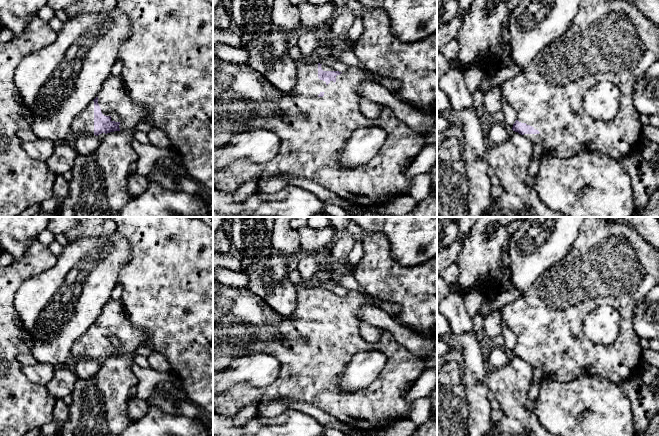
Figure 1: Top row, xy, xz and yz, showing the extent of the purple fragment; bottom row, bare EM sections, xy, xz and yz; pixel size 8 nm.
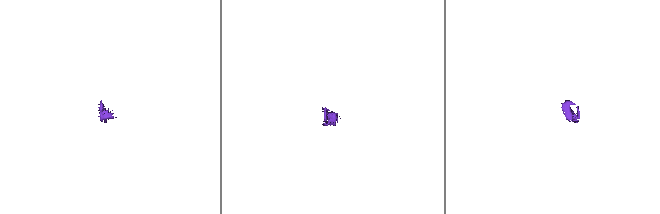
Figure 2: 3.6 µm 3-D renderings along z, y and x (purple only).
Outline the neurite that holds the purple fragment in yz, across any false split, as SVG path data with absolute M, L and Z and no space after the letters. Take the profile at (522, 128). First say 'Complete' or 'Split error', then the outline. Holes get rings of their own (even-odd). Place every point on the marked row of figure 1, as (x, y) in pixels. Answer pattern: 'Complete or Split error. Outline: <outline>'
Split error. Outline: M581 0L580 9L577 16L574 18L568 30L559 38L554 40L551 44L545 47L534 60L518 75L505 81L501 86L501 94L507 103L515 110L517 120L513 124L512 130L524 135L534 145L538 144L543 149L545 154L557 158L569 158L585 151L586 146L590 146L590 151L597 151L603 155L620 161L623 157L632 152L632 149L641 143L643 138L642 128L639 117L640 114L636 110L633 101L634 84L636 80L641 77L651 65L659 59L659 26L651 22L630 0ZM601 81L610 81L618 86L621 92L620 109L617 116L610 121L598 121L591 118L583 109L582 100L583 95L589 87L600 83Z

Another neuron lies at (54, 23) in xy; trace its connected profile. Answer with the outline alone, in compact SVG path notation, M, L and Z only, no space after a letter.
M54 16L48 23L49 23L49 26L56 33L58 33L63 27L63 22L60 21L56 16Z

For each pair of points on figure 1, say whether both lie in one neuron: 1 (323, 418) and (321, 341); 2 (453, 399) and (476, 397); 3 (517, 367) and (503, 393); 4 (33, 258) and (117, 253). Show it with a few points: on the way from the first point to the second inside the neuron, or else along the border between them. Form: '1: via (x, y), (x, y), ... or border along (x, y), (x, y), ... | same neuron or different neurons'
1: border along (301, 402), (312, 404), (344, 422) | different neurons
2: border along (462, 378), (468, 404), (468, 418), (466, 422) | different neurons
3: via (517, 373), (509, 387) | same neuron
4: border along (57, 257), (57, 260), (49, 268), (39, 272) | different neurons

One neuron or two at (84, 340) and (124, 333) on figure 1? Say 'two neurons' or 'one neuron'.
one neuron

